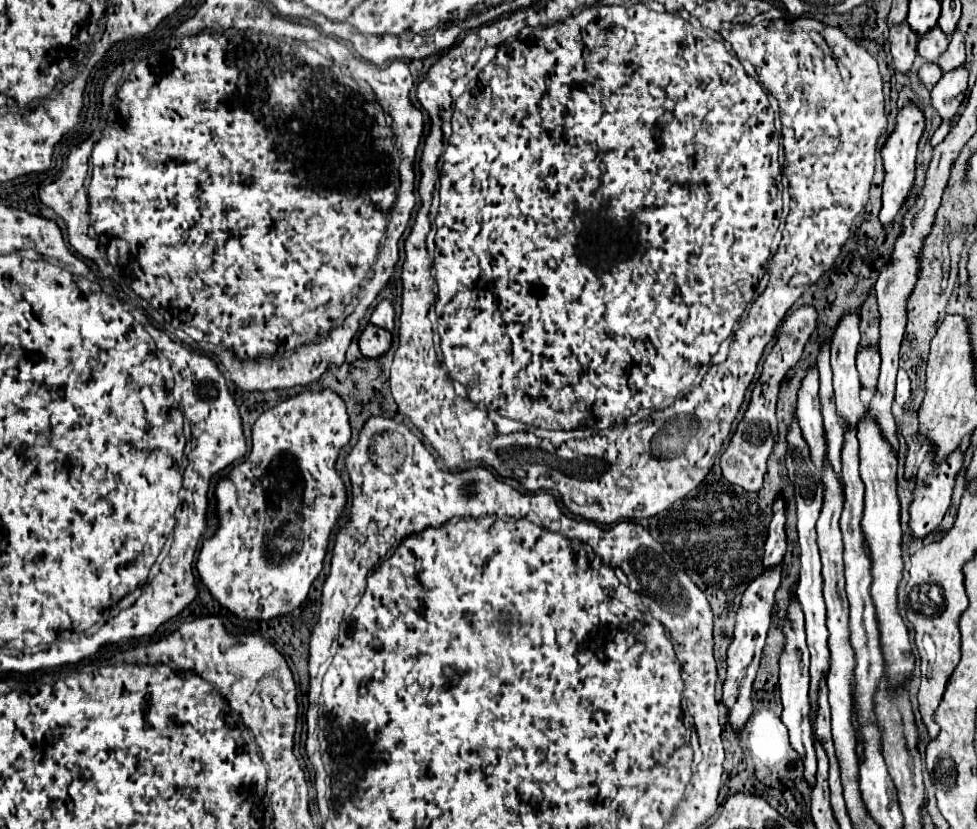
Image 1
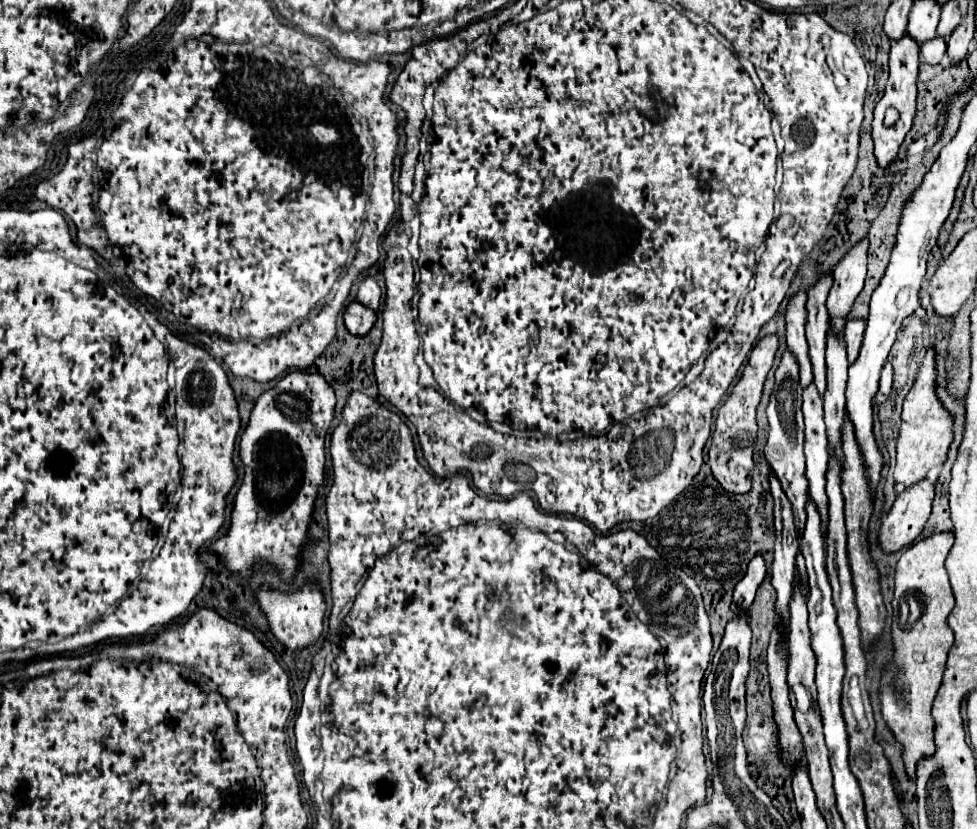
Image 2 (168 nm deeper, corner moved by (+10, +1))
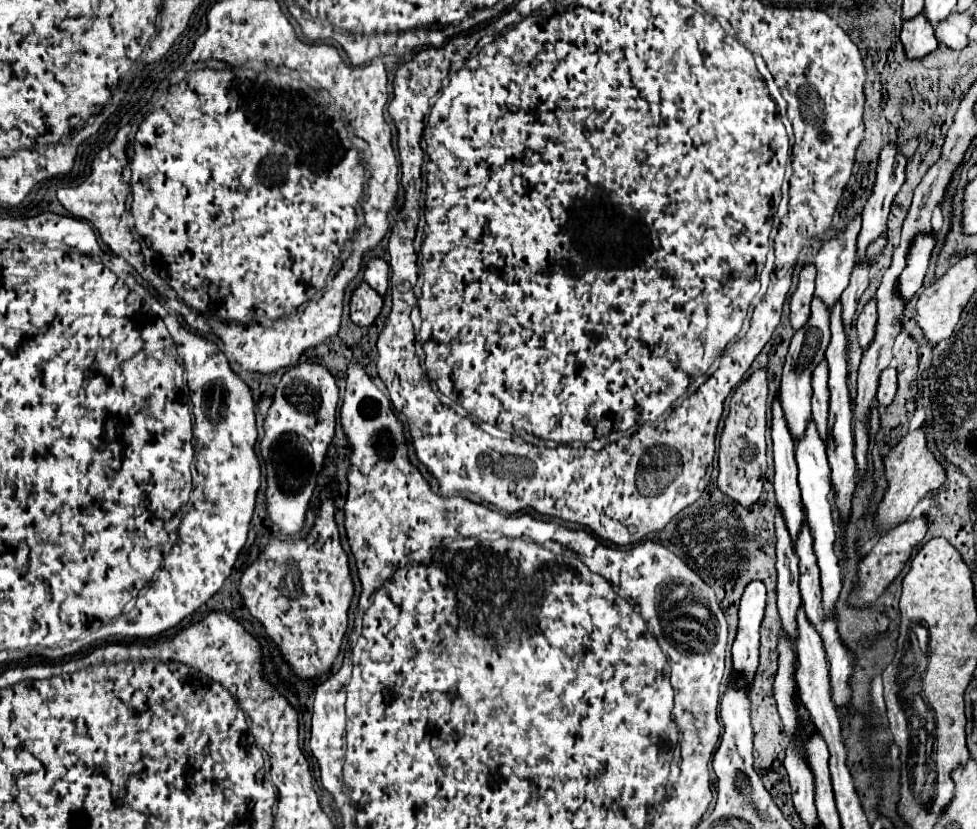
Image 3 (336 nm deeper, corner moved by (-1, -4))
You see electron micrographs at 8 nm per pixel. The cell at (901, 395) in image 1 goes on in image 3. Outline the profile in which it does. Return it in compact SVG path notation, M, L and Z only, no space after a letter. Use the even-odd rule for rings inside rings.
M888 367L880 375L880 387L876 393L876 401L880 405L890 405L894 401L896 389L898 389L898 371L896 367Z

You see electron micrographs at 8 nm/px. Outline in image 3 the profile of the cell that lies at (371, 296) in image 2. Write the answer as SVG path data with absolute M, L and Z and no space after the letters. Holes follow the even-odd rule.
M372 259L368 265L366 265L366 271L364 271L364 281L376 289L376 293L382 293L382 297L386 295L386 289L388 289L388 273L390 273L390 267L386 261L382 259Z

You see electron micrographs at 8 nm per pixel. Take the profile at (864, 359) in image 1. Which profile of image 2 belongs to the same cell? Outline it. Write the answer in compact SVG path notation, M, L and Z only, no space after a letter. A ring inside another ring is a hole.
M847 320L845 322L845 340L847 340L847 354L849 362L857 360L857 352L861 348L861 336L865 334L865 320Z

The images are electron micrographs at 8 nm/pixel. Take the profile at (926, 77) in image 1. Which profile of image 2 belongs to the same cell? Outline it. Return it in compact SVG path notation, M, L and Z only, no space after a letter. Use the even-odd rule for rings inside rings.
M935 36L931 40L925 40L921 44L921 56L925 58L925 62L929 64L939 64L943 54L947 52L947 40L941 36Z

